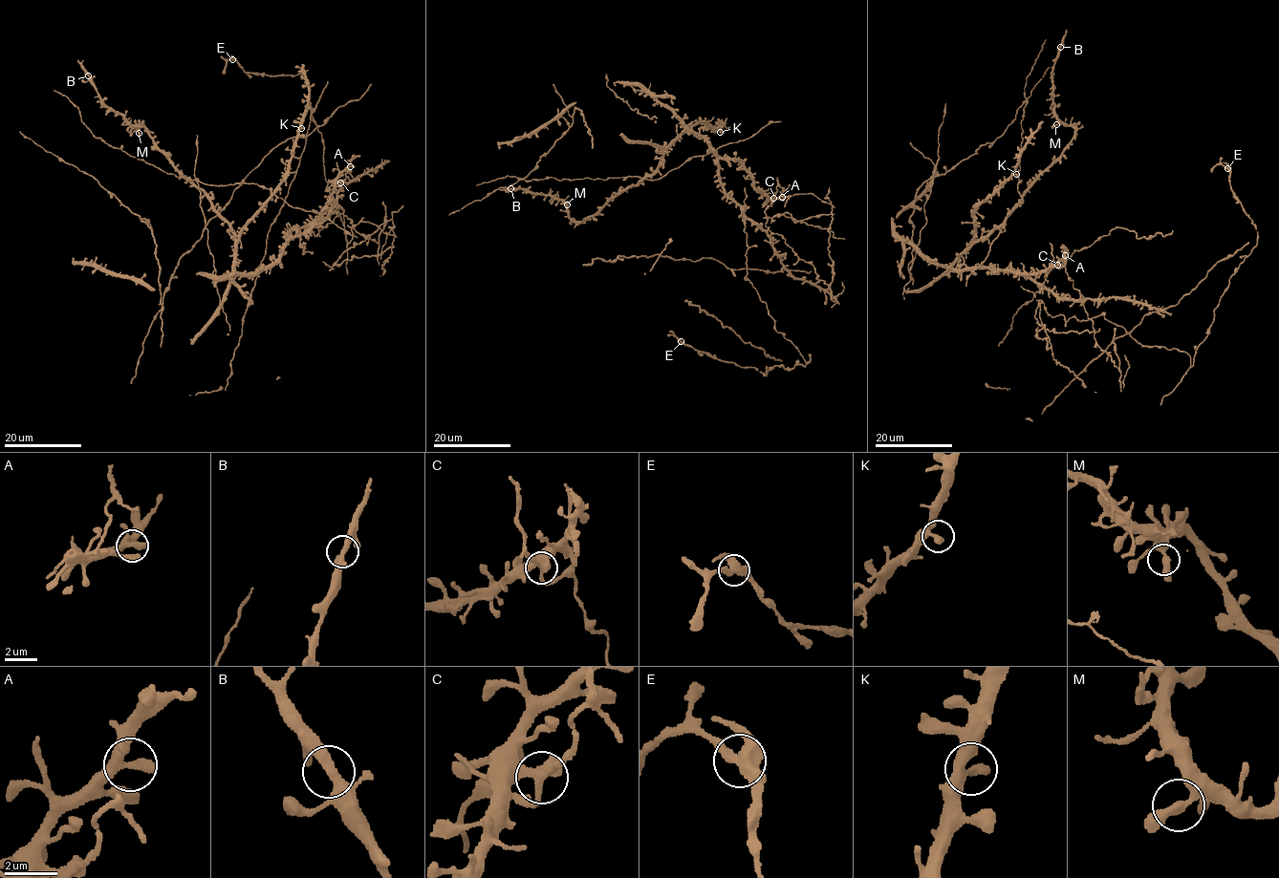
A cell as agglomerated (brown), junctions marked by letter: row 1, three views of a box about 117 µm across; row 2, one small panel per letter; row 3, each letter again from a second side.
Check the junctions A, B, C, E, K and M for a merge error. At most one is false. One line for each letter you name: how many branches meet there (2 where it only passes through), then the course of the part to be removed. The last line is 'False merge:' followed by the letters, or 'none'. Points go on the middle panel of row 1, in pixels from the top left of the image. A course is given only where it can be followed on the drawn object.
C: branches 3
False merge: C

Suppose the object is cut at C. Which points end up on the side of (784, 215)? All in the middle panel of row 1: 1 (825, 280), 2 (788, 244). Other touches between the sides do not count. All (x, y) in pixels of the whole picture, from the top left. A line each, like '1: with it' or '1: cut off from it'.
1: with it
2: with it

